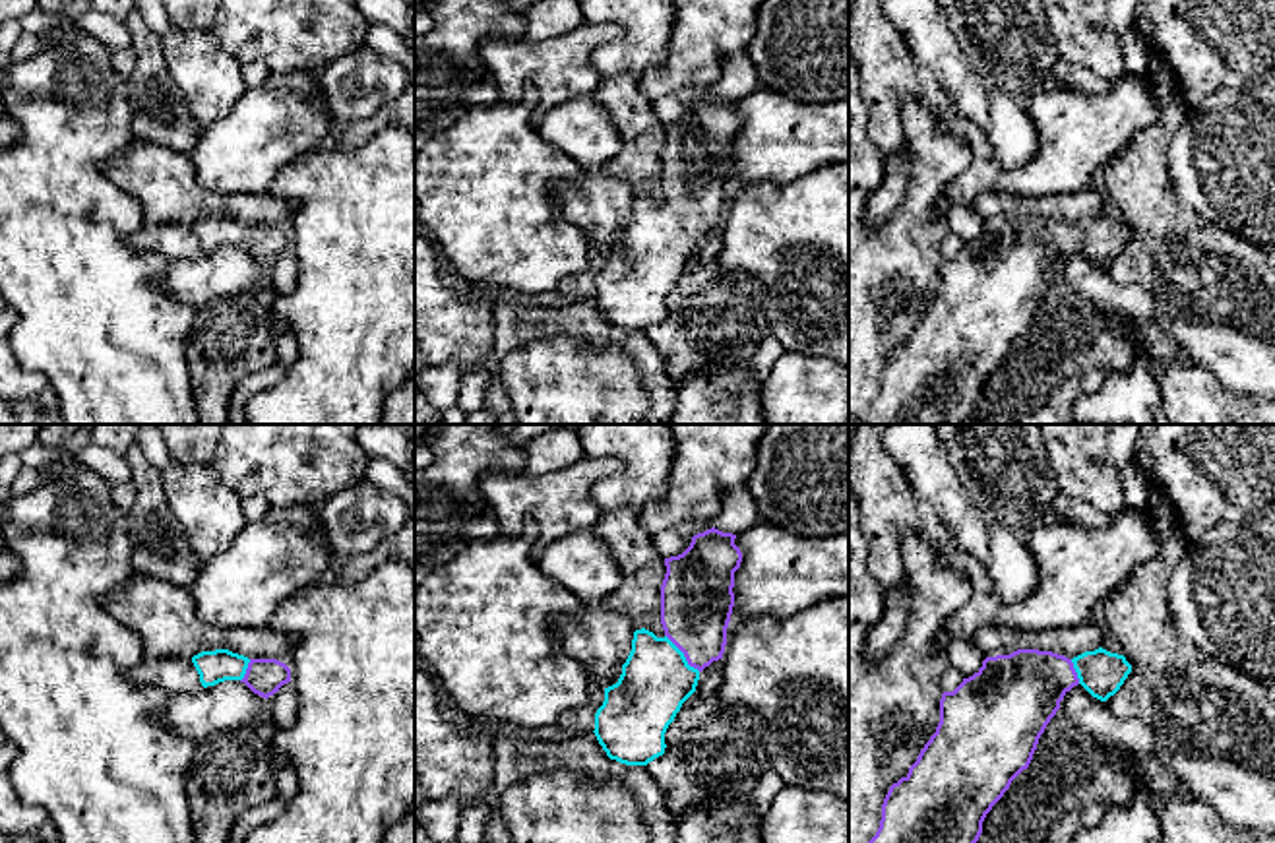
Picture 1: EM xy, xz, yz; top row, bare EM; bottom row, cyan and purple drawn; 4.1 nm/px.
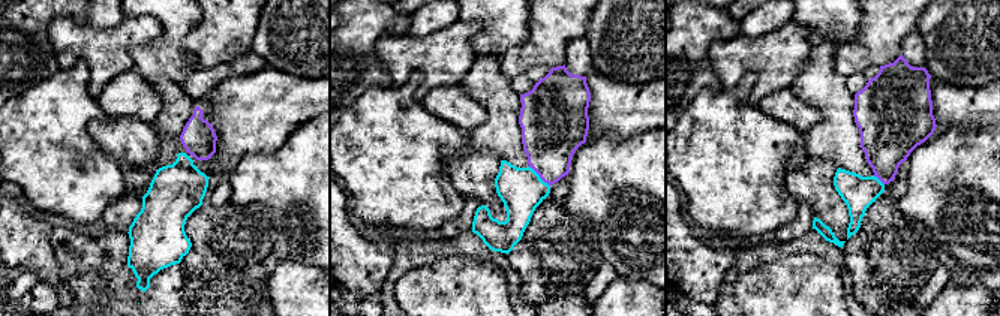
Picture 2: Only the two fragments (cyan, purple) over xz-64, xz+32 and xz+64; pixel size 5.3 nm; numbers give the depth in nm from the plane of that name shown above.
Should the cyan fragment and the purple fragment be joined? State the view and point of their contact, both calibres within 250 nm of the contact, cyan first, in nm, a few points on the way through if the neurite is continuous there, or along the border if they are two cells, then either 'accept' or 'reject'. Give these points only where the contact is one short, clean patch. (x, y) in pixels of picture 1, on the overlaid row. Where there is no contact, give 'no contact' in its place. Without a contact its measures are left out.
meets cyan in xz at (683, 655); 300 nm thick on the cyan side, 300 nm on the other; runs through xz (655, 681), (683, 655), (694, 638), (696, 597); accept

